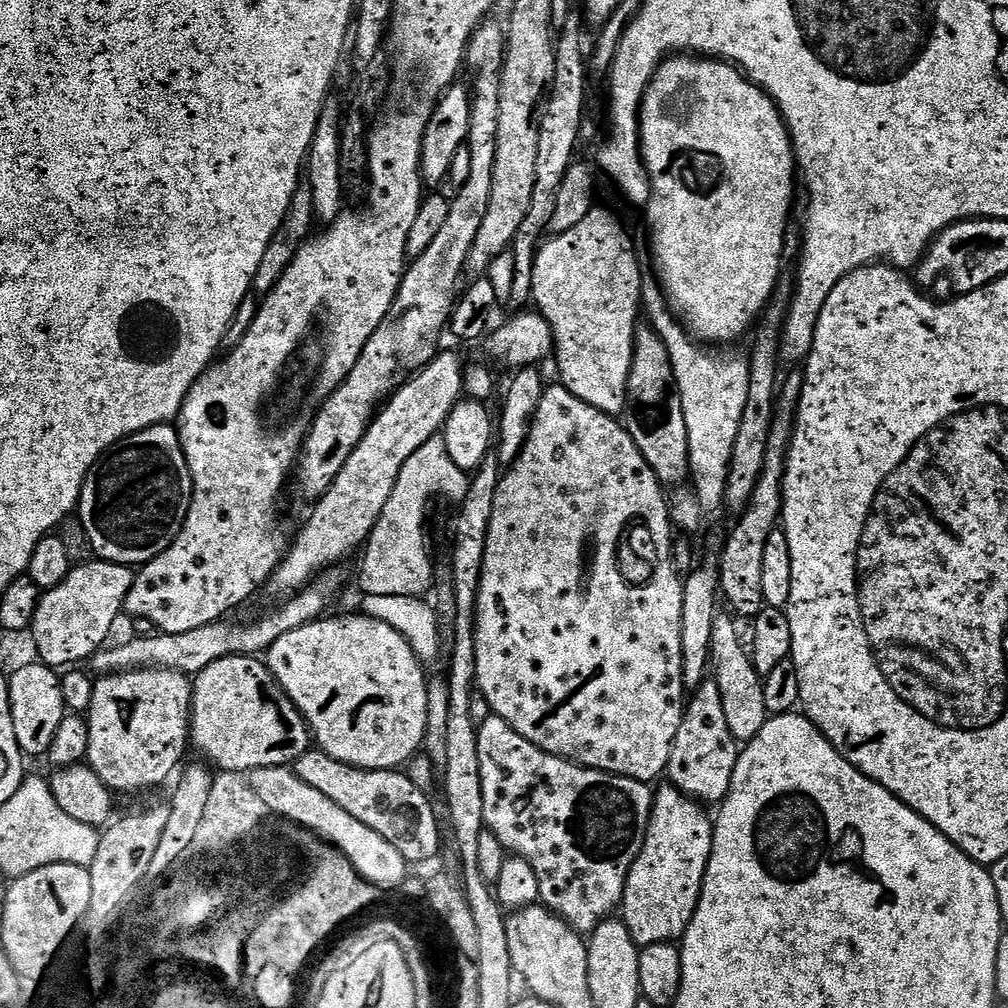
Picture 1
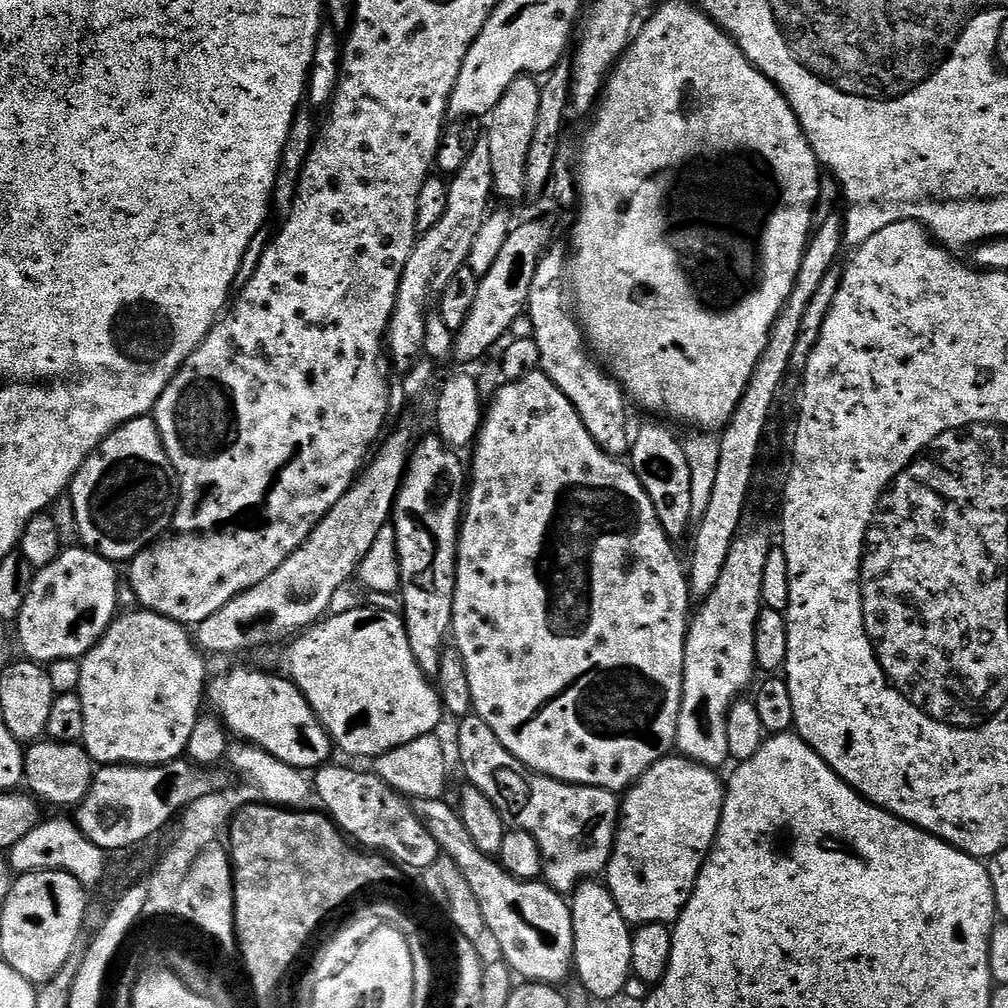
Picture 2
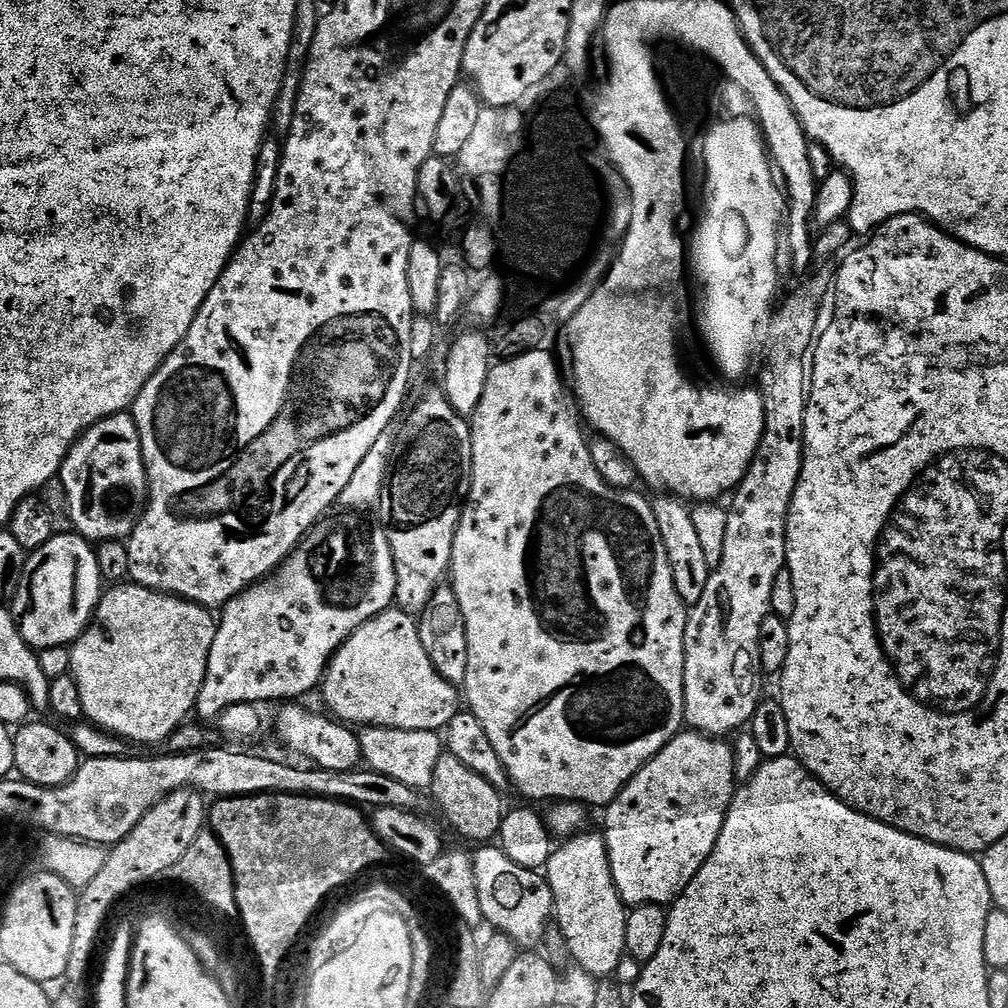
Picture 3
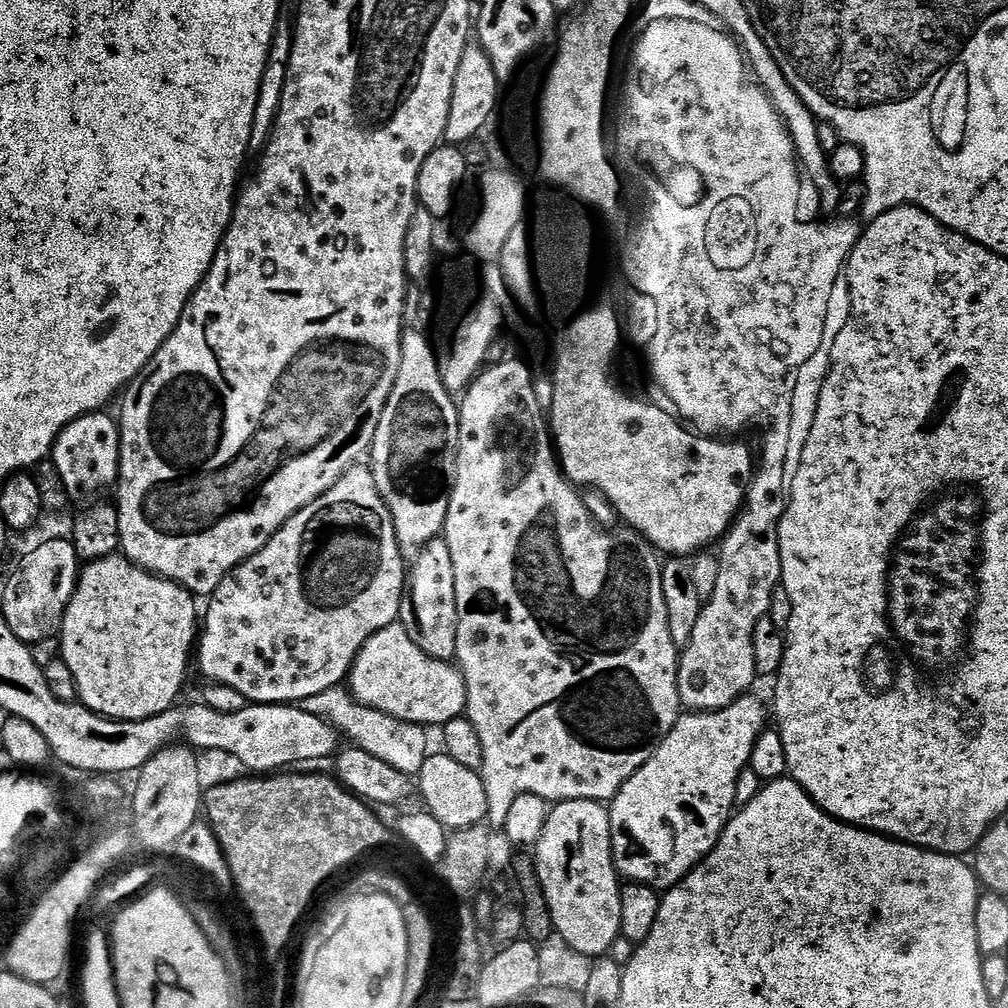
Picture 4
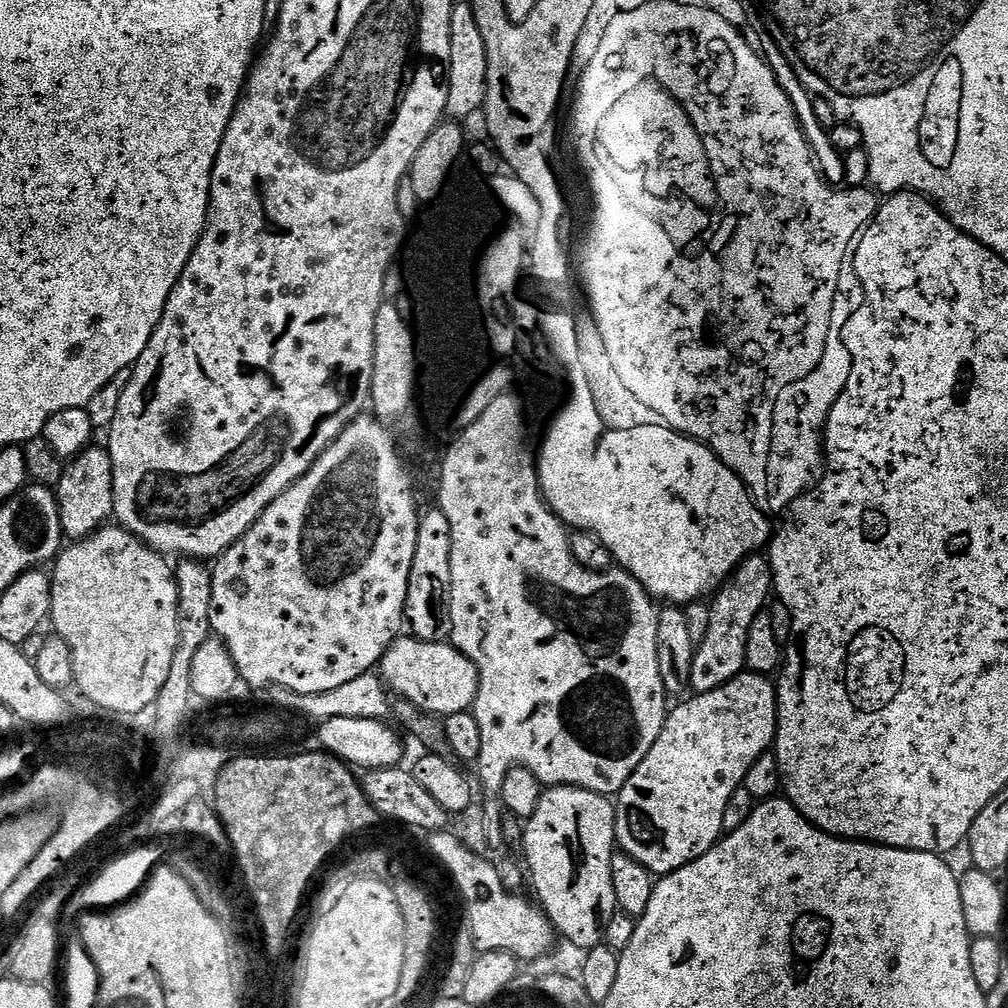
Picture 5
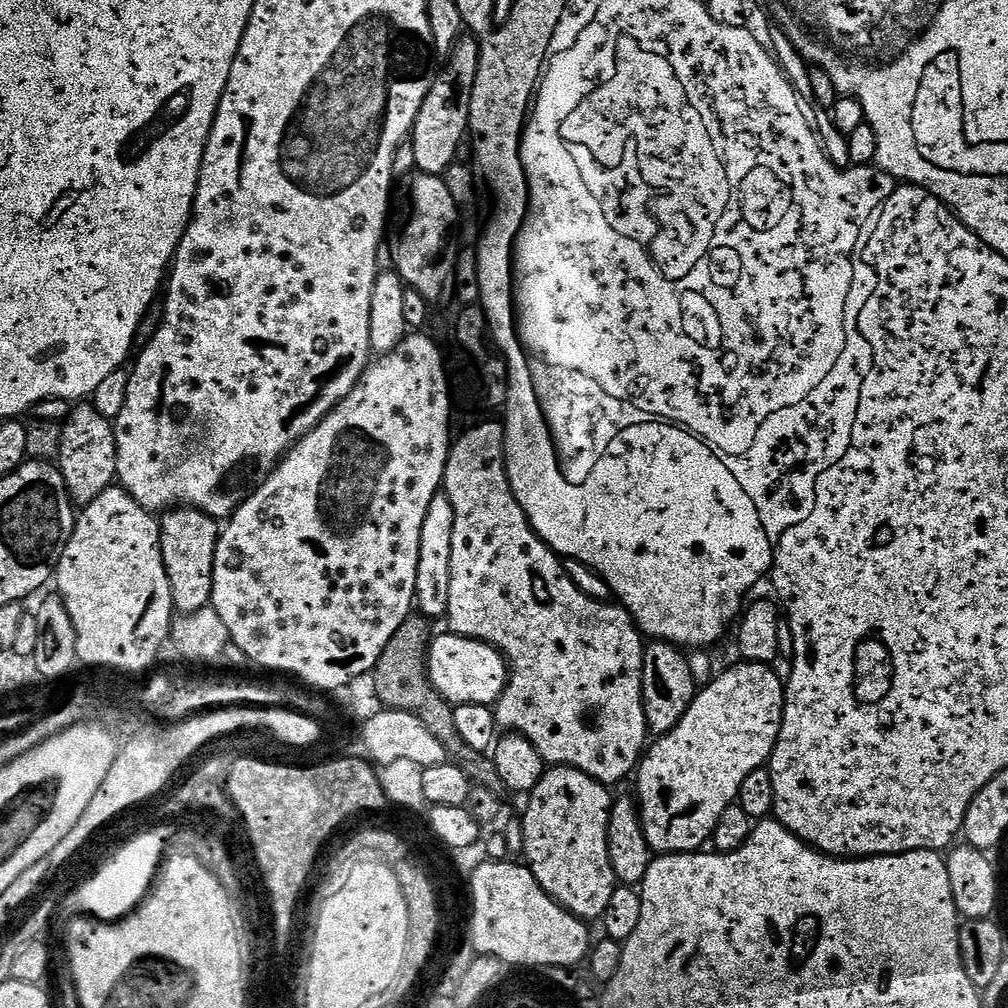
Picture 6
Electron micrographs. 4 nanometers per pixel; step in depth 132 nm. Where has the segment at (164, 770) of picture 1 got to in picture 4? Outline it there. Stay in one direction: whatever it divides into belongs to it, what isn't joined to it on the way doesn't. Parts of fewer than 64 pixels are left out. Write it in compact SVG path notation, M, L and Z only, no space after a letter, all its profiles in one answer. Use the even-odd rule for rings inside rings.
M115 554L103 557L100 560L87 561L81 567L80 576L76 579L76 589L70 598L70 606L66 606L64 620L60 624L60 656L70 666L70 674L74 674L76 694L79 703L97 712L100 716L109 716L112 720L145 720L154 714L162 714L167 708L173 707L184 688L184 679L188 676L188 659L193 659L194 645L198 640L198 612L196 616L197 597L186 591L182 585L166 580L162 576L155 576L153 572L147 572L144 568L128 559L123 554Z

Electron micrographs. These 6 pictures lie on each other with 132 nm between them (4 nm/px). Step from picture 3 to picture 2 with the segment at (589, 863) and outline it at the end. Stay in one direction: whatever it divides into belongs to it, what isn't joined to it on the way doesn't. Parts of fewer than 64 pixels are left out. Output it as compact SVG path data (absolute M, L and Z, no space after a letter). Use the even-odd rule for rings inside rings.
M595 879L585 880L570 896L572 929L574 930L574 975L595 1000L614 998L623 993L632 975L630 946L633 929L622 918L610 890Z

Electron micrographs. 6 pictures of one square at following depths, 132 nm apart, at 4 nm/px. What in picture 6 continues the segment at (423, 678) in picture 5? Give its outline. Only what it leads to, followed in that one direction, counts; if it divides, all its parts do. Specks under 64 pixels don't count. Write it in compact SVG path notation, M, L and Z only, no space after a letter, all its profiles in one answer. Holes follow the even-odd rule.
M451 634L437 635L428 645L426 675L428 683L436 693L449 704L487 704L495 705L504 687L508 685L508 662L496 648L481 640L471 640L465 636Z

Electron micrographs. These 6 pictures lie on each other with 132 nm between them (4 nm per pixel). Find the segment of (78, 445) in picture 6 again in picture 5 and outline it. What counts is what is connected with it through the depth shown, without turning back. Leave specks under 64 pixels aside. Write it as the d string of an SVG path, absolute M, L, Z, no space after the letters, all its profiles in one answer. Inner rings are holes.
M98 444L84 449L65 467L55 493L59 502L59 520L67 539L74 542L84 539L103 527L114 514L113 462L107 449L98 447Z

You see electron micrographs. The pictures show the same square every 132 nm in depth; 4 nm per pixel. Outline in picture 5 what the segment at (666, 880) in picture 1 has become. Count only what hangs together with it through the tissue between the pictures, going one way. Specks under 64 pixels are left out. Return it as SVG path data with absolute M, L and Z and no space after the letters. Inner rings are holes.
M745 670L739 672L730 682L718 686L718 690L701 692L693 695L691 697L693 700L688 700L685 704L680 704L677 708L675 705L669 711L666 722L662 726L662 734L658 734L658 742L654 742L654 746L650 746L650 754L646 754L646 758L642 758L640 765L630 774L626 786L622 786L622 790L615 797L616 843L619 851L642 862L642 866L649 868L653 876L657 878L668 876L674 870L694 862L702 854L710 851L716 845L716 841L721 839L724 832L722 814L726 814L726 802L730 802L730 794L734 794L734 790L742 787L746 778L746 770L750 770L750 766L754 766L754 762L758 762L758 758L763 752L767 752L773 747L776 739L776 684L768 680L771 679L767 675Z

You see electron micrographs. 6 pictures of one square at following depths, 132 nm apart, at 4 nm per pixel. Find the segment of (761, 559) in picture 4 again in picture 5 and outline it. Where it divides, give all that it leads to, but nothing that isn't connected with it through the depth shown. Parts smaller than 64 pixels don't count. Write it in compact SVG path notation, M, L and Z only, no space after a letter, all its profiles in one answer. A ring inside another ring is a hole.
M764 554L747 556L731 576L715 589L710 600L710 626L706 630L706 638L696 645L692 659L690 687L693 693L718 690L718 686L730 682L739 672L745 671L746 634L750 634L754 618L765 611L769 603L768 595L771 597L773 592L772 566Z

